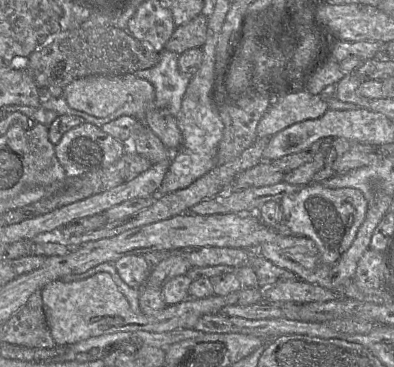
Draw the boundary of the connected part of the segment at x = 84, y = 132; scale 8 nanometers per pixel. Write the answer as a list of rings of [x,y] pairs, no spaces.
[[[87,121],[65,132],[55,154],[67,177],[106,168],[127,151],[127,145]]]

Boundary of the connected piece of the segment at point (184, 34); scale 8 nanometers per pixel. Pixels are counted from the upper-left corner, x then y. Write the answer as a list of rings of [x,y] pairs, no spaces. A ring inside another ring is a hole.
[[[200,13],[189,22],[176,26],[164,49],[178,55],[191,48],[201,48],[207,36],[207,18]]]

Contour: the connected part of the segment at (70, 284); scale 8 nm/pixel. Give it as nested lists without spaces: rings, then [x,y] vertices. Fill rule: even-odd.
[[[93,268],[82,274],[73,274],[45,285],[41,290],[47,326],[57,346],[71,346],[91,337],[116,332],[165,332],[175,329],[192,329],[205,314],[214,314],[227,305],[237,304],[239,292],[225,296],[210,295],[204,298],[187,297],[179,304],[166,306],[153,314],[135,314],[113,278],[106,271]]]

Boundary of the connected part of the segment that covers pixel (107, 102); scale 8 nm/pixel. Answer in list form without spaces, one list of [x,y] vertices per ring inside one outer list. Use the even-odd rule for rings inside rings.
[[[133,73],[117,76],[92,75],[74,80],[68,84],[63,88],[62,96],[72,109],[94,117],[103,117],[113,113],[127,101],[153,102],[155,88],[148,80],[138,78]]]

